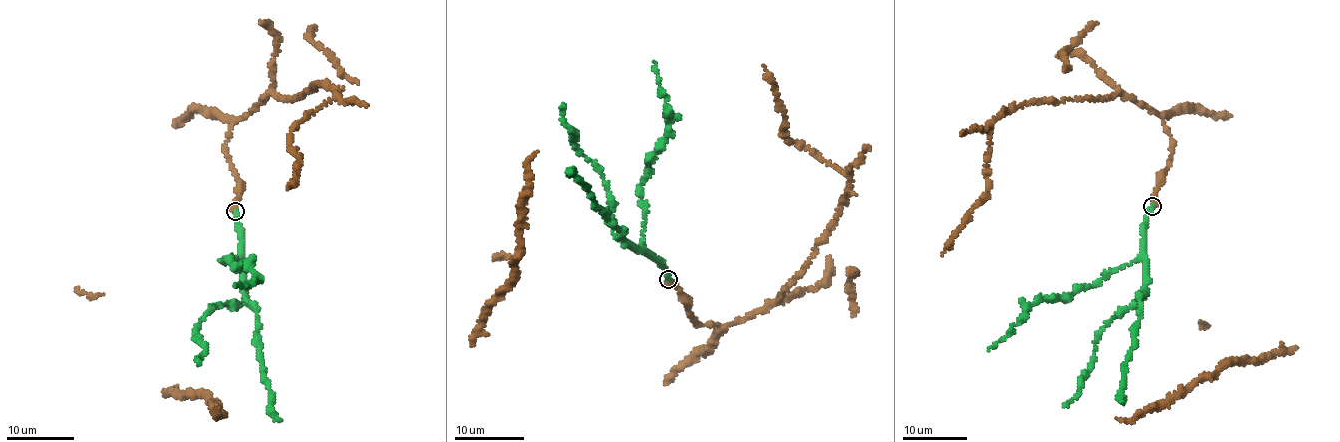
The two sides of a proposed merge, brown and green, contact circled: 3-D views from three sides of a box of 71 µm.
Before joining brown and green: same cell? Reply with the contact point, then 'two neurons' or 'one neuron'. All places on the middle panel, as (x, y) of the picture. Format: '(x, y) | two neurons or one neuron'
(668, 279) | one neuron

